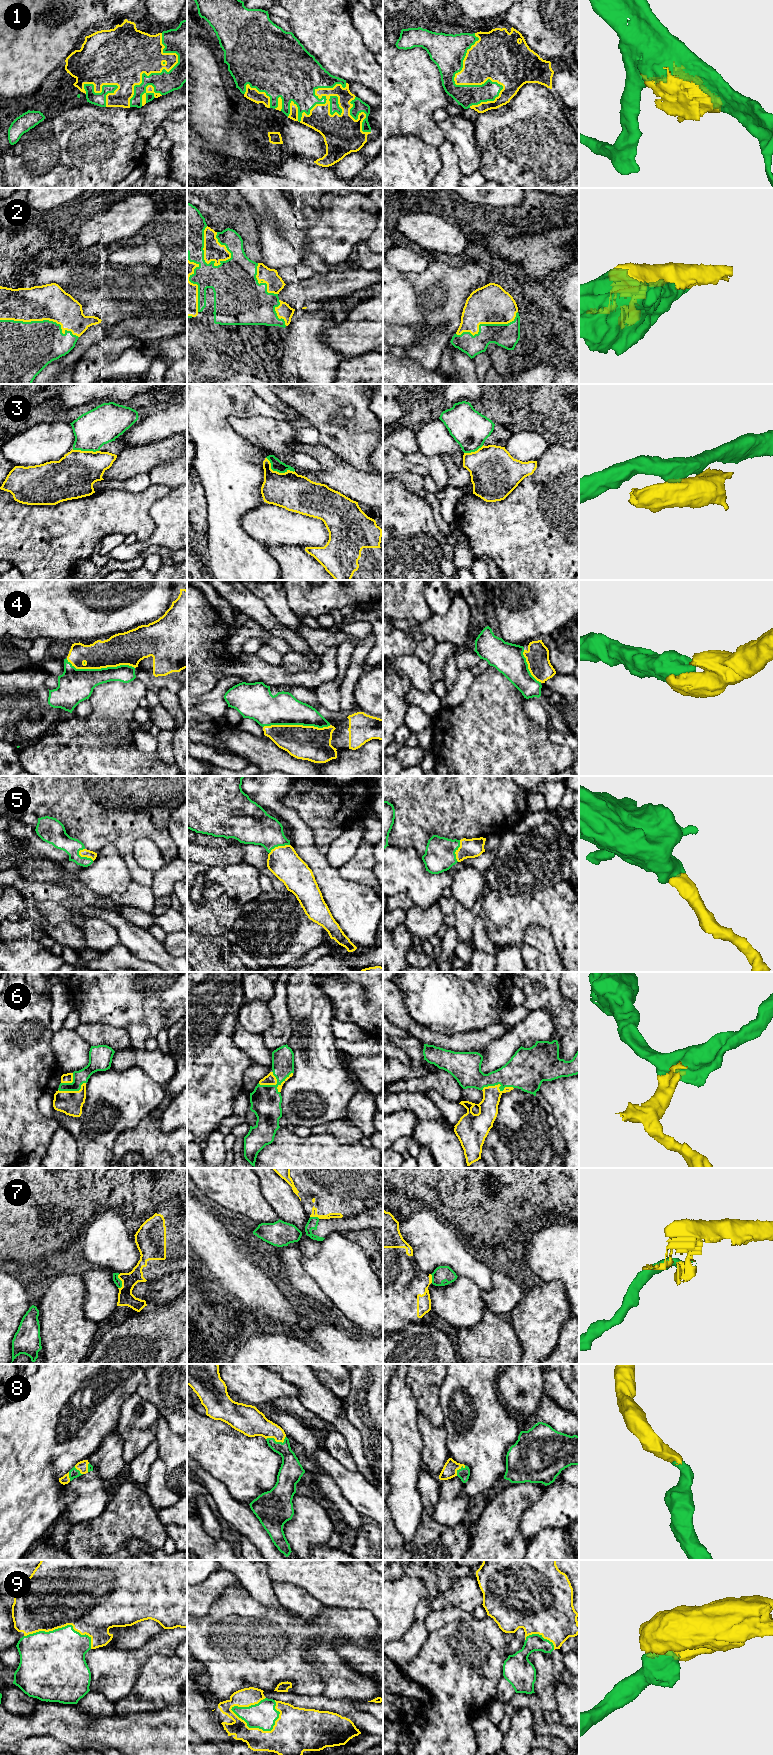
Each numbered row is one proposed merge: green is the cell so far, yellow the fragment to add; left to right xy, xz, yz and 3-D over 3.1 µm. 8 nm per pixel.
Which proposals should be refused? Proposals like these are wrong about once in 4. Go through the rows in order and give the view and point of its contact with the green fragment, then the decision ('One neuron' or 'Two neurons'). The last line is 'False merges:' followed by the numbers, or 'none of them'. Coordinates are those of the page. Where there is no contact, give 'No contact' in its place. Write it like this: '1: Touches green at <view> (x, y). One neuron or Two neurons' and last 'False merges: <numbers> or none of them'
1: Touches green at xz (317, 103). One neuron
2: Touches green at xz (203, 251). One neuron
3: Touches green at xz (277, 471). Two neurons
4: Touches green at xy (101, 668). One neuron
5: Touches green at xy (85, 857). One neuron
6: Touches green at xz (276, 1084). One neuron
7: Touches green at xy (121, 1281). Two neurons
8: Touches green at xz (277, 1442). One neuron
9: Touches green at xz (258, 1727). One neuron
False merges: 3, 7

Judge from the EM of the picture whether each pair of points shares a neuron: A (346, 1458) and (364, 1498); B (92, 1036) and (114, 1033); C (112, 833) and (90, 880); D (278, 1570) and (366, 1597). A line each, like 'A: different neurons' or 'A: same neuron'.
A: different neurons
B: same neuron
C: different neurons
D: same neuron

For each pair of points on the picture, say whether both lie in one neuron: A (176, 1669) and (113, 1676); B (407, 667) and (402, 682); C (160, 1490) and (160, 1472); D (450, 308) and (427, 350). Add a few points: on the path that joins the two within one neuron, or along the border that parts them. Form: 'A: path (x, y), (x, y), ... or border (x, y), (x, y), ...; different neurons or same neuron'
A: border (153, 1654), (140, 1669), (135, 1685), (128, 1694); different neurons
B: border (393, 667), (398, 672), (403, 672), (413, 687); different neurons
C: path (160, 1486), (160, 1476); same neuron
D: path (450, 318), (448, 329), (437, 340); same neuron

